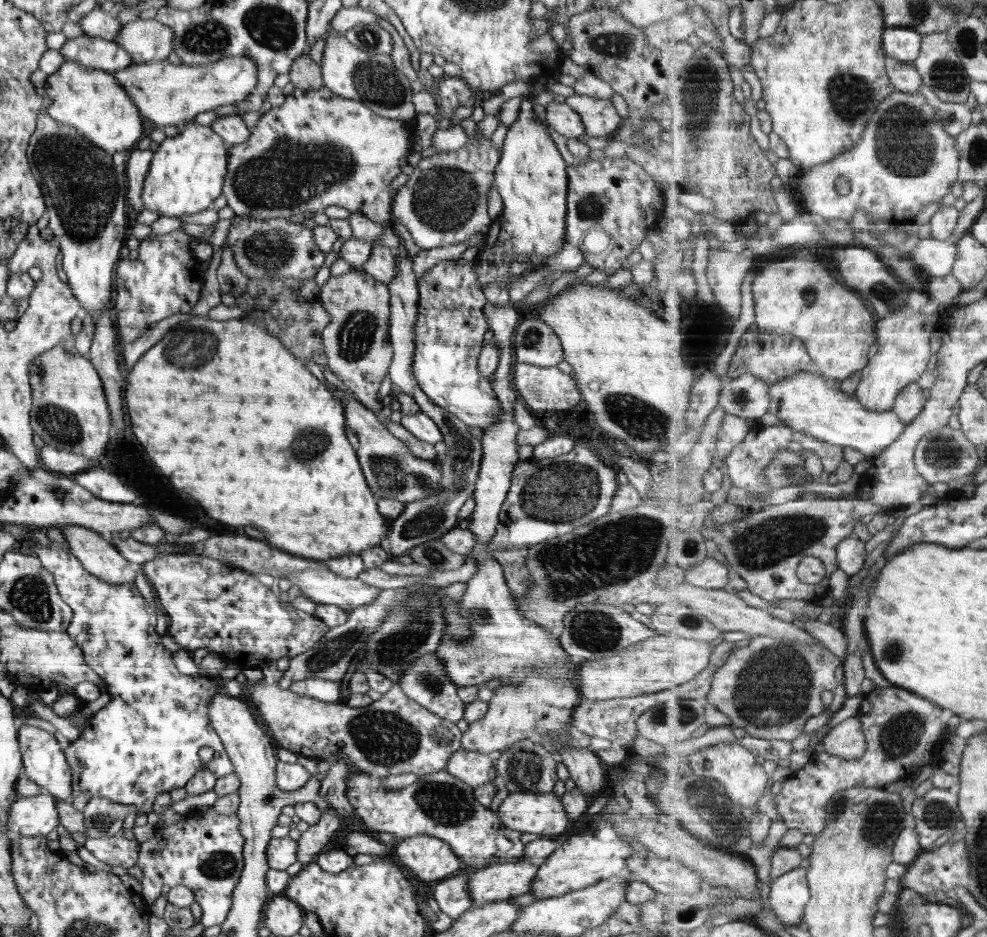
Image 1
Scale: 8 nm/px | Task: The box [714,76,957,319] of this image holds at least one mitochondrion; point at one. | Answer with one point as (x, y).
(899, 143)

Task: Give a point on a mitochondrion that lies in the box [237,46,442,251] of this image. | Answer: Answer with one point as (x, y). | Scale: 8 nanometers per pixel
(374, 81)

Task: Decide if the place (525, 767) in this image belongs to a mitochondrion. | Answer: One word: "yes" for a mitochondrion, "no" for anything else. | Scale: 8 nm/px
yes

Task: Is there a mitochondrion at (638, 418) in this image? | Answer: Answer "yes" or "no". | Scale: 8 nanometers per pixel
yes

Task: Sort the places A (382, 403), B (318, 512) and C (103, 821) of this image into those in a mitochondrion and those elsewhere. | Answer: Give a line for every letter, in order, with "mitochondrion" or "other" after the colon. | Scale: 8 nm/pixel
A: other
B: other
C: mitochondrion

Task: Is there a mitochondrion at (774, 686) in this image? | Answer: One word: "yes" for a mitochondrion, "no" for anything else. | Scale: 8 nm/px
yes

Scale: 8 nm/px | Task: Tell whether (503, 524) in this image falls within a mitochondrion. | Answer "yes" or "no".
no

